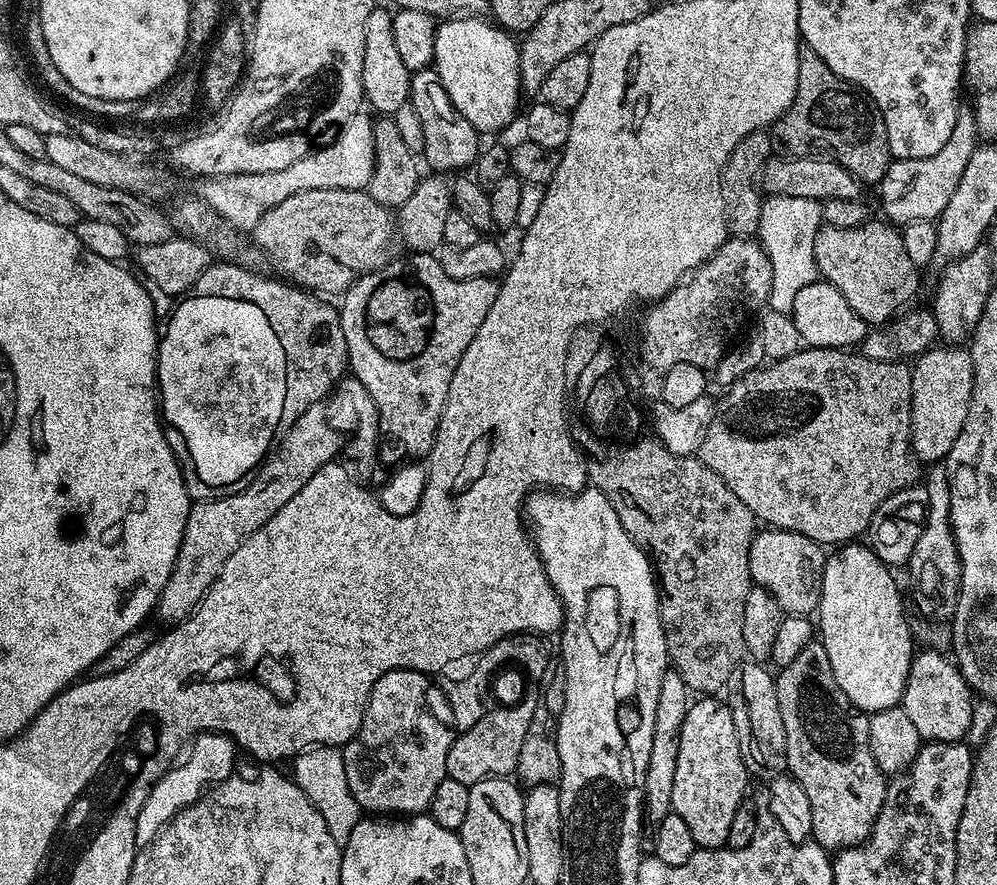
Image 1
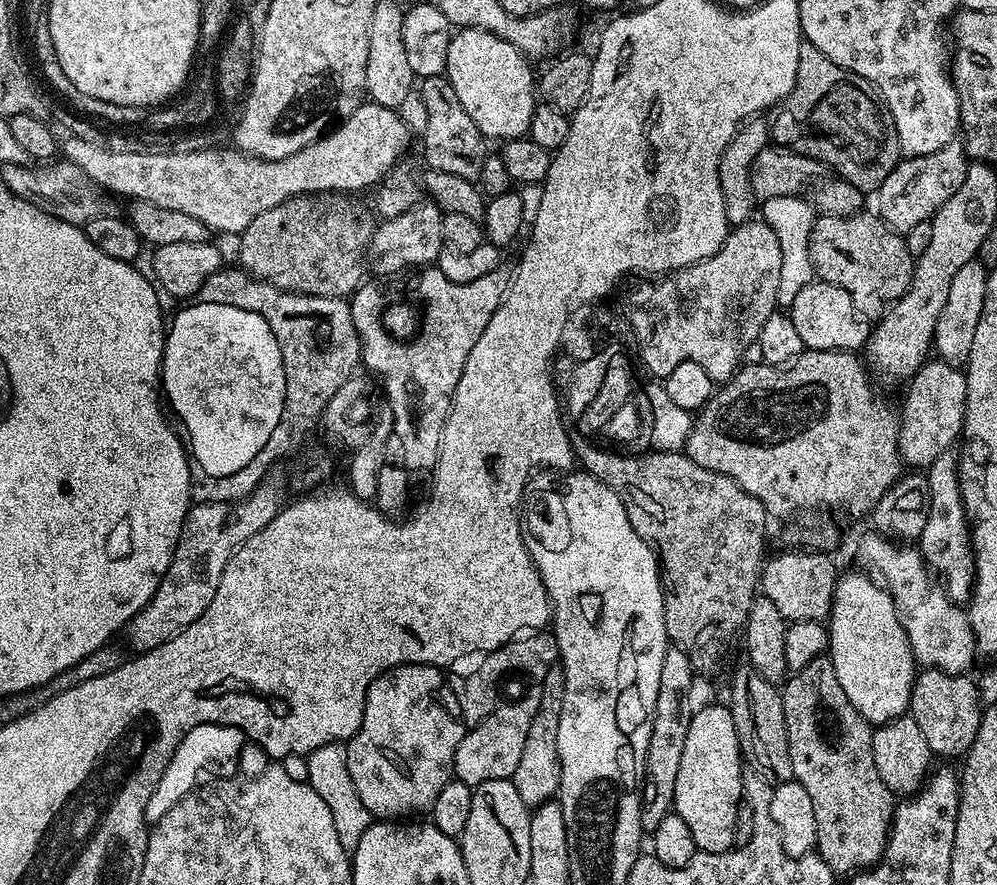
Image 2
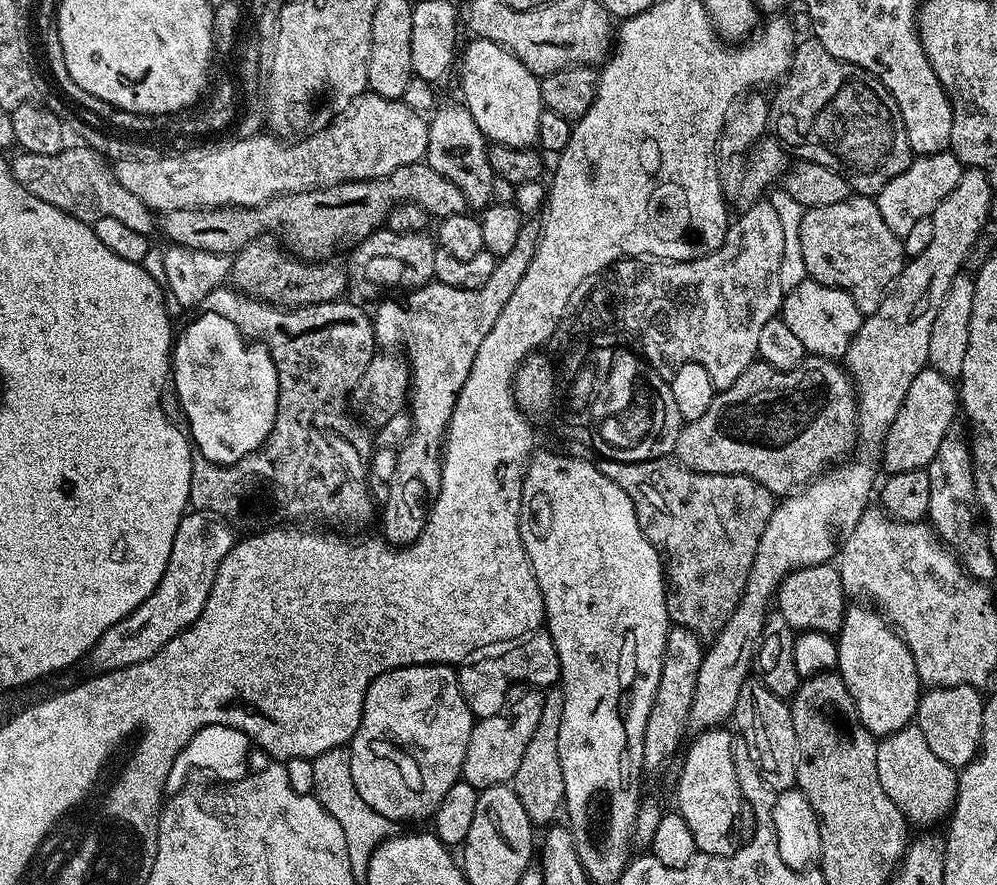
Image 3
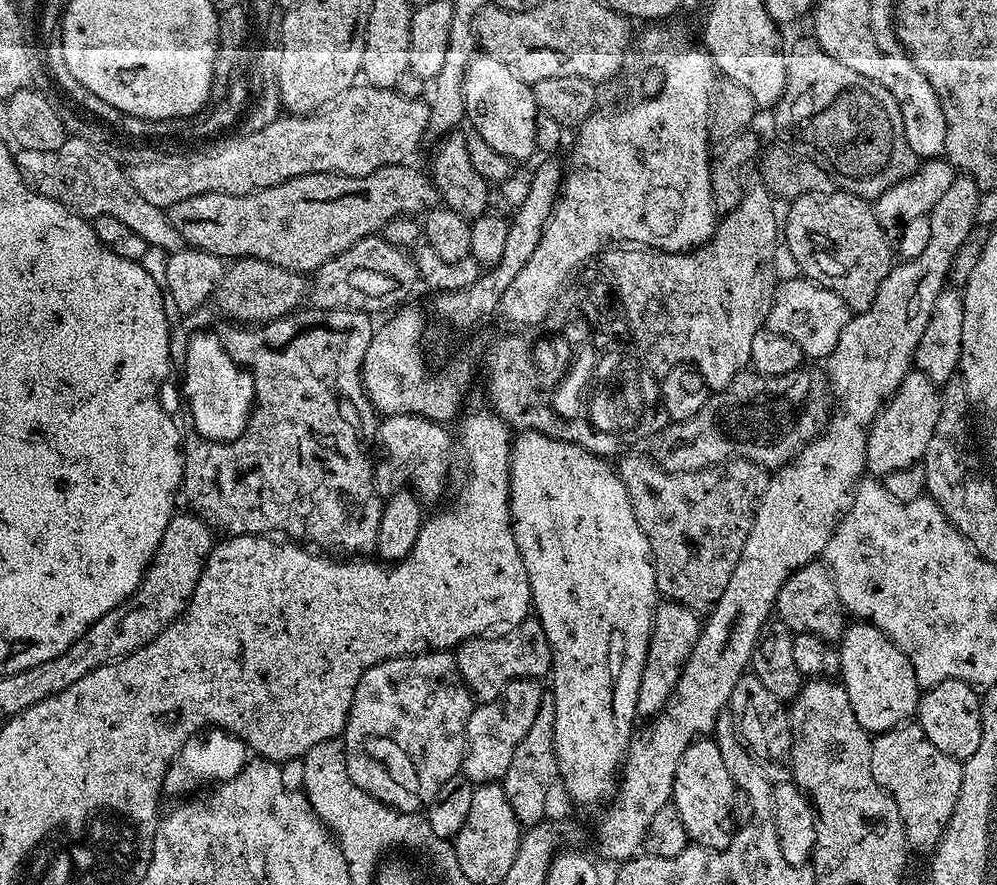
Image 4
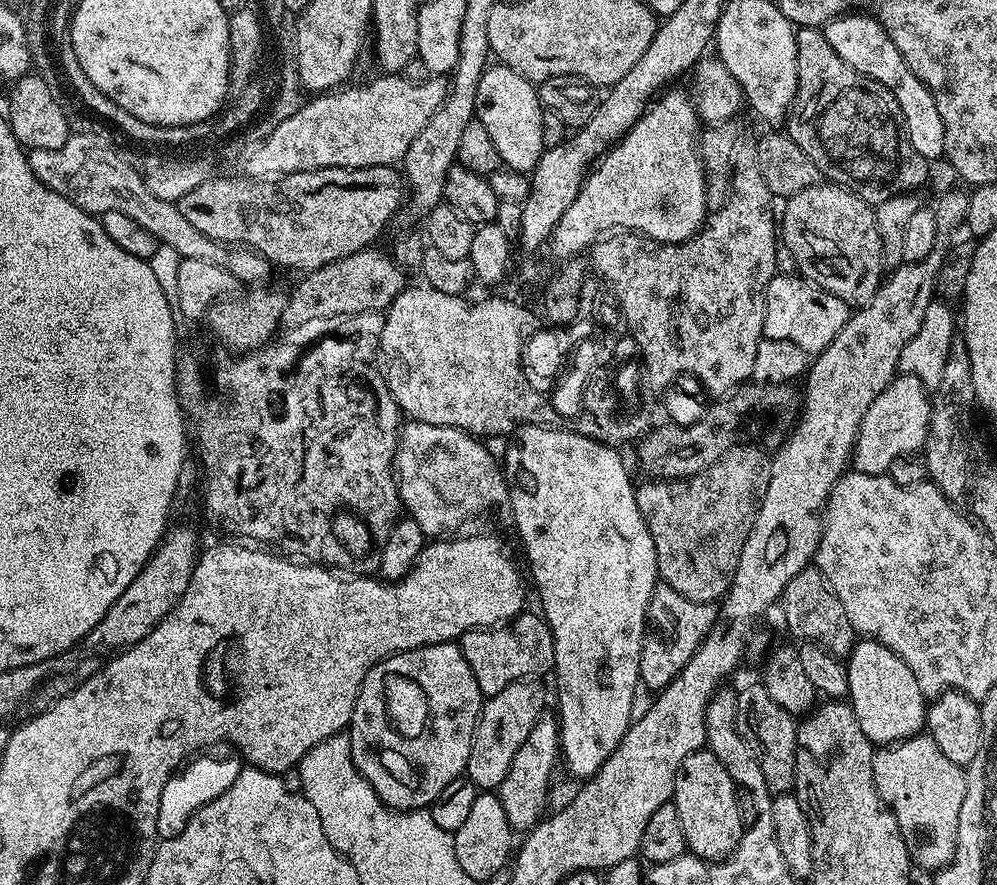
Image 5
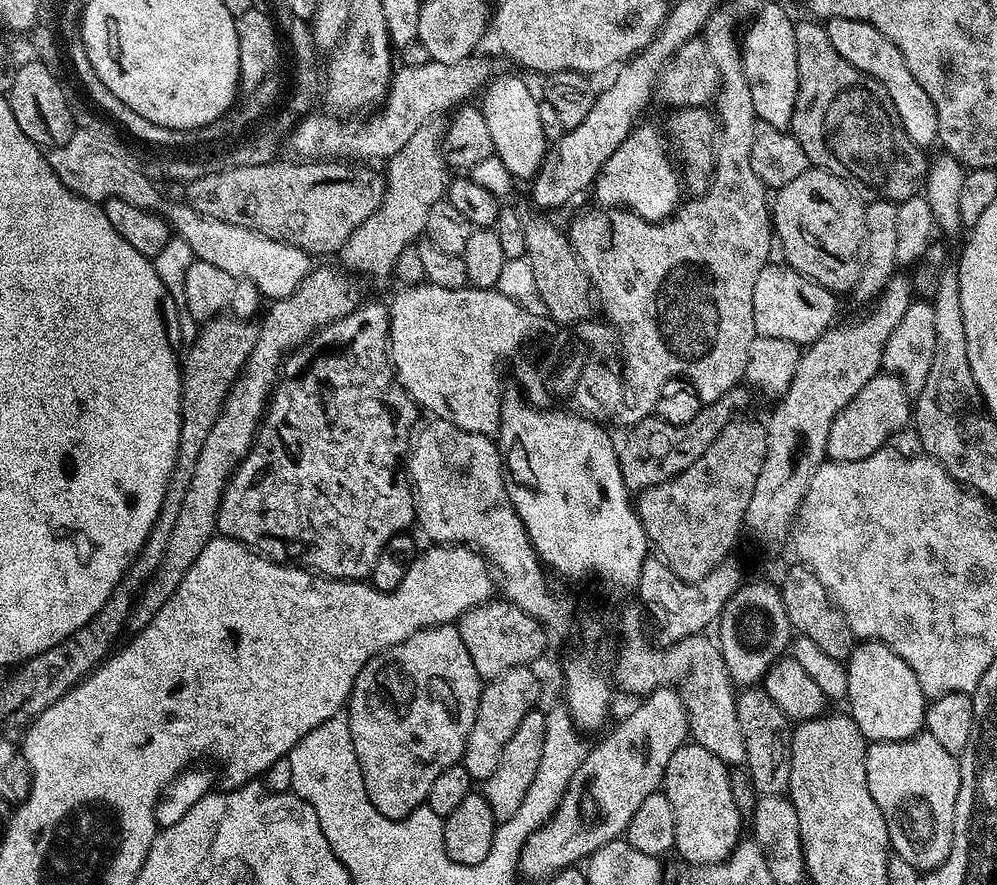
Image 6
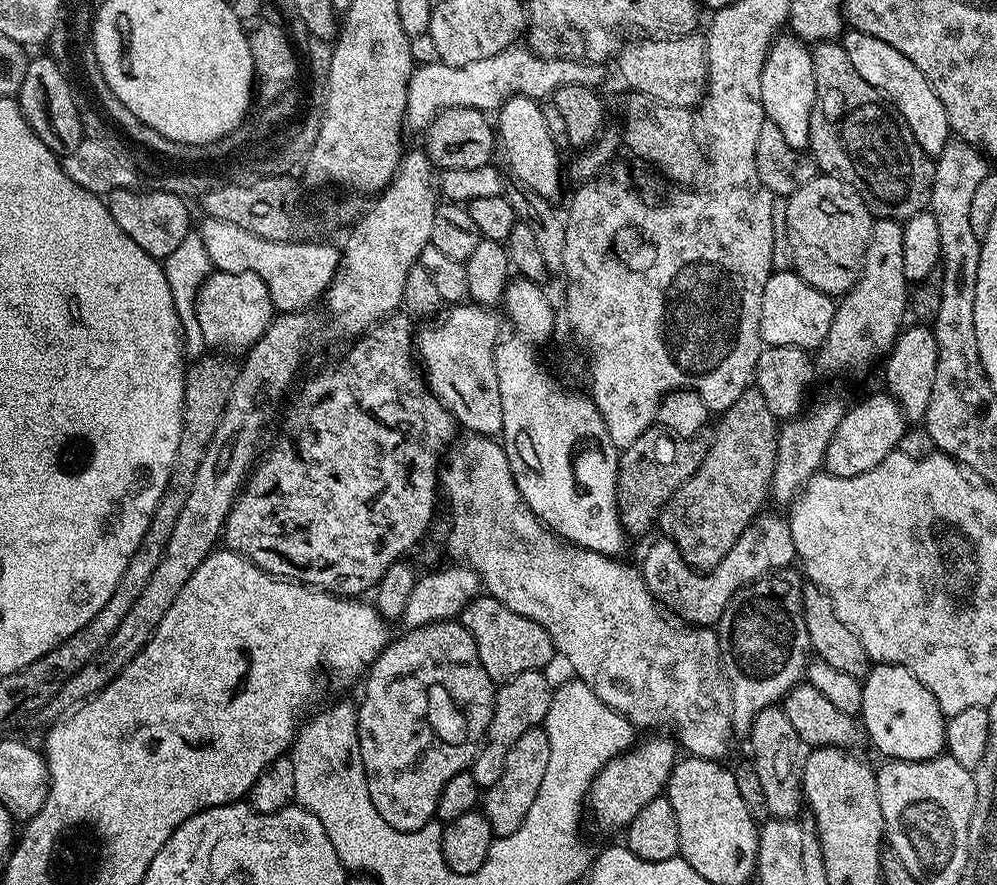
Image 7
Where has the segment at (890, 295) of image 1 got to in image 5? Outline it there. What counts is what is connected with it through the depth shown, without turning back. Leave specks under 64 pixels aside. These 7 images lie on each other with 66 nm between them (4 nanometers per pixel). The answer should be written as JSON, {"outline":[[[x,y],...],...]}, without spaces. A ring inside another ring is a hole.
{"outline":[[[821,182],[810,186],[806,190],[798,190],[798,194],[787,197],[788,205],[784,211],[783,216],[778,220],[778,232],[782,237],[782,244],[788,247],[788,252],[792,255],[792,260],[797,264],[799,275],[804,279],[812,281],[822,290],[826,290],[830,294],[834,294],[838,298],[842,298],[842,302],[849,306],[863,306],[869,304],[869,302],[876,297],[876,292],[879,290],[882,283],[882,253],[884,247],[880,241],[880,235],[878,234],[878,226],[876,225],[876,214],[873,205],[867,204],[865,200],[860,196],[855,196],[849,188],[842,188],[839,184],[831,182]]]}

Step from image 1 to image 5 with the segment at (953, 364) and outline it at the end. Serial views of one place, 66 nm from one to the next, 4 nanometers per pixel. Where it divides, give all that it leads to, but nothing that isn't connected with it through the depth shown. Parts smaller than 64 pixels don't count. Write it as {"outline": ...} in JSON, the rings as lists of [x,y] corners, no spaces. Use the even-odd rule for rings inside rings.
{"outline":[[[907,374],[897,375],[866,410],[852,448],[851,467],[862,474],[883,476],[894,461],[919,453],[928,440],[931,413],[930,392],[924,383]]]}

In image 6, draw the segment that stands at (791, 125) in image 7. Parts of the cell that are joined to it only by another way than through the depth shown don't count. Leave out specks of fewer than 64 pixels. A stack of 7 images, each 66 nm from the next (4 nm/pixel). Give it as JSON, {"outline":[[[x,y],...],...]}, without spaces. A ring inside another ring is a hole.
{"outline":[[[775,4],[763,9],[755,20],[744,36],[744,76],[752,87],[752,106],[755,115],[765,125],[788,126],[793,123],[797,111],[796,99],[800,96],[798,46],[794,36],[796,24]]]}

